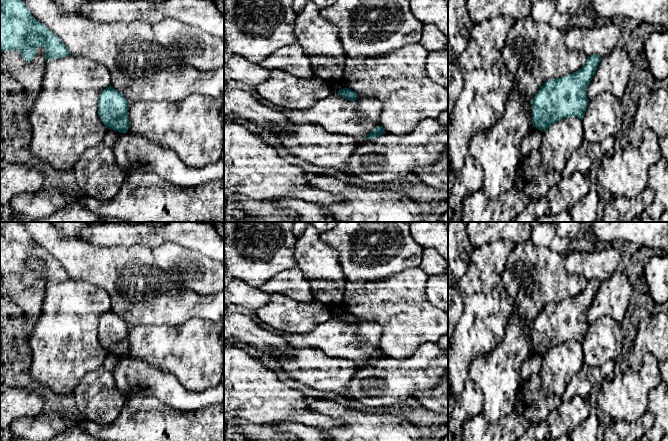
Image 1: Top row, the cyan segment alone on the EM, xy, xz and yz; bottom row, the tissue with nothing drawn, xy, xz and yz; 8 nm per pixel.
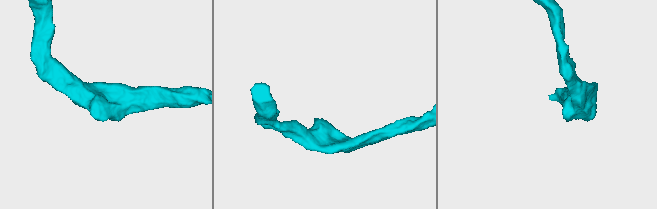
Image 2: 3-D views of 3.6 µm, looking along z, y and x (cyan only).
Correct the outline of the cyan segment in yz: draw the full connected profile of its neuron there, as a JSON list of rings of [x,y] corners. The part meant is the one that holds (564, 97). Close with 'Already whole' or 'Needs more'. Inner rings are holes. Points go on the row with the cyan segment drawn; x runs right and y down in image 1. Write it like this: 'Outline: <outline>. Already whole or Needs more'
Outline: [[[597,54],[590,55],[588,56],[585,65],[578,71],[561,78],[553,78],[546,81],[531,101],[533,106],[533,127],[545,131],[551,125],[564,118],[575,116],[582,120],[585,115],[586,107],[590,101],[586,96],[586,91],[596,73],[600,60],[601,57]]]. Already whole

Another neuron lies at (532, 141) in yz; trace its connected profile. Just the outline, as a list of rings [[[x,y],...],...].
[[[533,127],[523,139],[519,159],[525,159],[533,150],[538,150],[543,138],[543,131]]]

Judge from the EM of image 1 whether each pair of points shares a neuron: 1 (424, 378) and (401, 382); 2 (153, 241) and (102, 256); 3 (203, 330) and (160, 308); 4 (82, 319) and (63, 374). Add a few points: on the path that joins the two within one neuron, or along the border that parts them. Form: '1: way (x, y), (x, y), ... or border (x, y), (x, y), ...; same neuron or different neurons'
1: way (418, 378), (407, 378); same neuron
2: border (113, 246), (144, 246), (151, 250); different neurons
3: border (211, 321), (190, 318), (179, 325), (164, 325); different neurons
4: way (68, 333), (65, 338), (63, 360); same neuron

